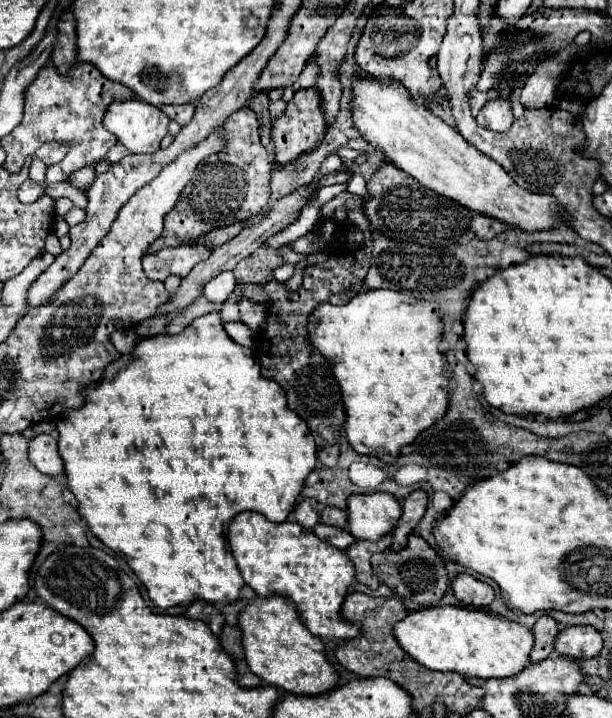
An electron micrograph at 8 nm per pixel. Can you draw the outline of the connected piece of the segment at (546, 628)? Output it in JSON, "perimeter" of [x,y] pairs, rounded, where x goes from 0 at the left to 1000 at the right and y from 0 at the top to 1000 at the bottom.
{"perimeter":[[[881,859],[874,873],[871,873],[871,887],[874,887],[874,898],[864,909],[864,921],[868,923],[881,923],[887,918],[897,915],[897,909],[904,907],[904,893],[907,893],[907,884],[913,882],[913,873],[910,873],[910,865],[904,859]]]}

